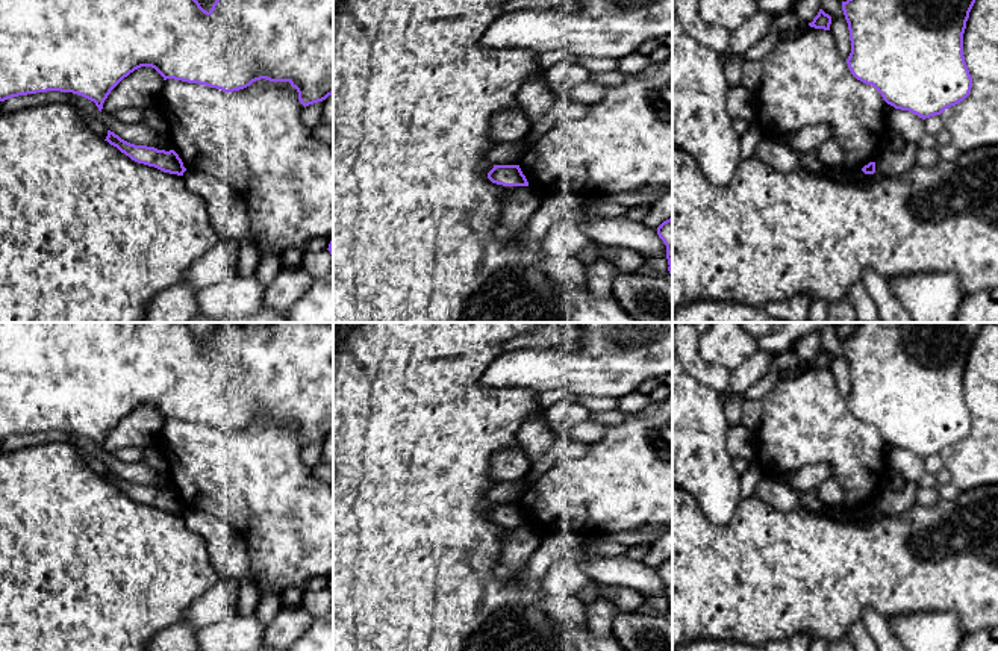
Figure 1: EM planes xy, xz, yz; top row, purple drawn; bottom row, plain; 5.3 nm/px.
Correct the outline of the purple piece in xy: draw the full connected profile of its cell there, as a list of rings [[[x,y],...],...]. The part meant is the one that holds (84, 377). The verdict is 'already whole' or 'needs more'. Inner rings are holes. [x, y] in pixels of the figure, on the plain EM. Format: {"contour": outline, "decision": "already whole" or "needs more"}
{"contour": [[[0,322],[0,441],[12,436],[61,430],[82,435],[101,451],[111,430],[141,406],[154,407],[164,419],[174,418],[233,431],[253,421],[289,421],[298,431],[300,442],[326,439],[333,433],[333,326],[323,322],[221,322],[212,348],[204,350],[186,322]]], "decision": "already whole"}

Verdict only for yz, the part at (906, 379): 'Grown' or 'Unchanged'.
Unchanged

